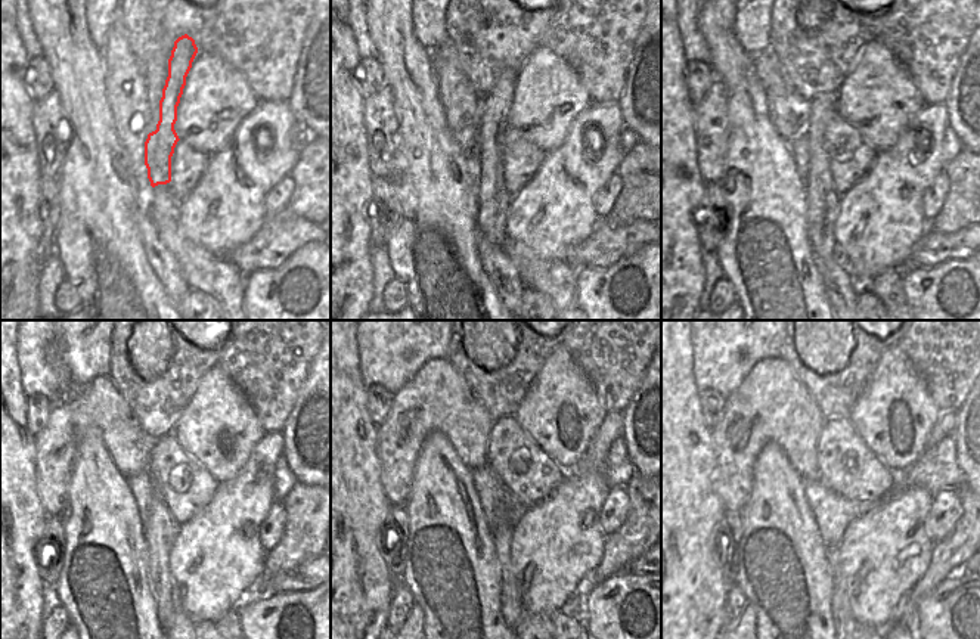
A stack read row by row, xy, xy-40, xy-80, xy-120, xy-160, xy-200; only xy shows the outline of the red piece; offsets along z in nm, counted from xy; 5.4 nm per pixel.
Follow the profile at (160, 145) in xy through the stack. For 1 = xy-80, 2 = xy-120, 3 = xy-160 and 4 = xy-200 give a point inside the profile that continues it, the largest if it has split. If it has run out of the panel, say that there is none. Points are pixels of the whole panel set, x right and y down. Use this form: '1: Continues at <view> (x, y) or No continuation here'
1: Continues at xy-80 (822, 199)
2: Continues at xy-120 (161, 530)
3: Continues at xy-160 (512, 611)
4: Continues at xy-200 (842, 614).

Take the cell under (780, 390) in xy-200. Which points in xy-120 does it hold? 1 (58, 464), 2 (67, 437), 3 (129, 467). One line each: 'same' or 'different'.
1: same
2: same
3: same

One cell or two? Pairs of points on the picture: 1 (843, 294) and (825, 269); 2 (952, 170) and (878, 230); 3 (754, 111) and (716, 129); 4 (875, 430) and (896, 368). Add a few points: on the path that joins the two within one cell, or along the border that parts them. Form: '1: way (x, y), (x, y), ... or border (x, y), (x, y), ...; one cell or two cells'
1: way (840, 288), (831, 275); one cell
2: border (943, 164), (945, 171); two cells
3: border (728, 89), (728, 149), (725, 157); two cells
4: way (886, 415), (886, 409), (895, 396), (895, 382); one cell

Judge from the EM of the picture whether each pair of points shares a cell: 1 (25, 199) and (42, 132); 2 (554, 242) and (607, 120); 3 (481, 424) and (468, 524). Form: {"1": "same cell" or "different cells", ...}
{"1": "different cells", "2": "same cell", "3": "different cells"}

